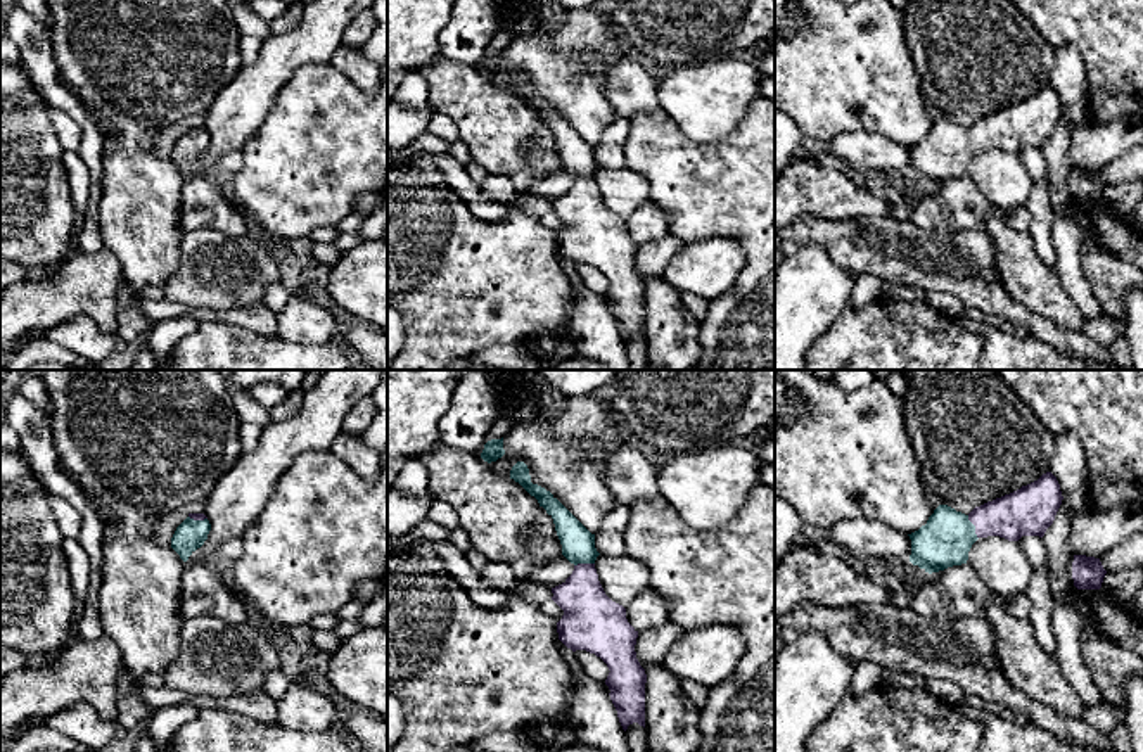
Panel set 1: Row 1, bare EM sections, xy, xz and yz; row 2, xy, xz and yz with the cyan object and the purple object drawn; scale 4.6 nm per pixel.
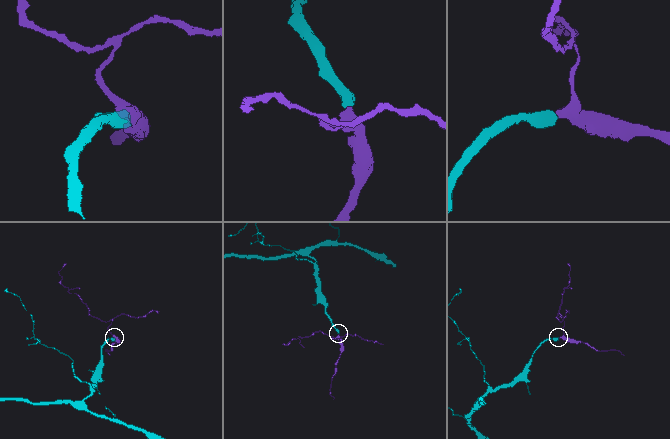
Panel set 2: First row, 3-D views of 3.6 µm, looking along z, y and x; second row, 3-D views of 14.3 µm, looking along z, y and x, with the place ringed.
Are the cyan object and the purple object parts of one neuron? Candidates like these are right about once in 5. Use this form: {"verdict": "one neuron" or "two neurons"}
{"verdict": "one neuron"}

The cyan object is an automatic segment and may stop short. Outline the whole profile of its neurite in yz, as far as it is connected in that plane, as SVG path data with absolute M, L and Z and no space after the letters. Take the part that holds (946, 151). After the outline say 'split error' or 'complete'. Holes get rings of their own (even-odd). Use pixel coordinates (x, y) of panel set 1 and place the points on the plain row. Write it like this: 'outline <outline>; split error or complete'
outline M1051 85L1020 102L975 119L968 128L939 118L927 137L908 147L910 175L925 185L939 185L967 176L979 150L999 149L1018 154L1022 149L1043 150L1062 118L1062 104Z; split error

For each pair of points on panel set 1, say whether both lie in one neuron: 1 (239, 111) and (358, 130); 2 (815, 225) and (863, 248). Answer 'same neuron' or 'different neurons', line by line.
1: different neurons
2: same neuron

